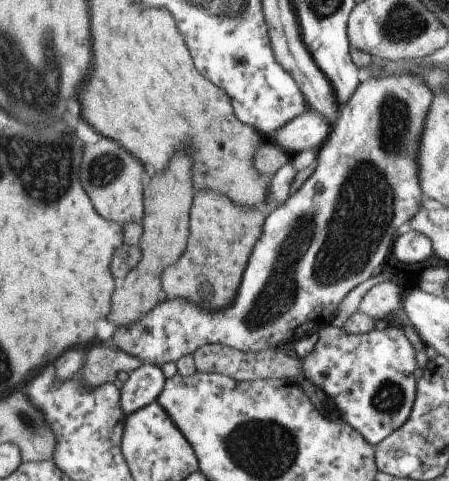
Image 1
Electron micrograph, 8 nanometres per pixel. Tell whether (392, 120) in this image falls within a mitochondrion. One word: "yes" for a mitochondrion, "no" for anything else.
yes

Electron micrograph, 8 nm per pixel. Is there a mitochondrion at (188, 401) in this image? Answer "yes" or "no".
no

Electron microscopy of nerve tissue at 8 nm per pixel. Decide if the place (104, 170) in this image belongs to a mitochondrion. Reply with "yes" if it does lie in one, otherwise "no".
yes

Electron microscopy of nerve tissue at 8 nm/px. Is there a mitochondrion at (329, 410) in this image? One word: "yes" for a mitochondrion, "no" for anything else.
no

